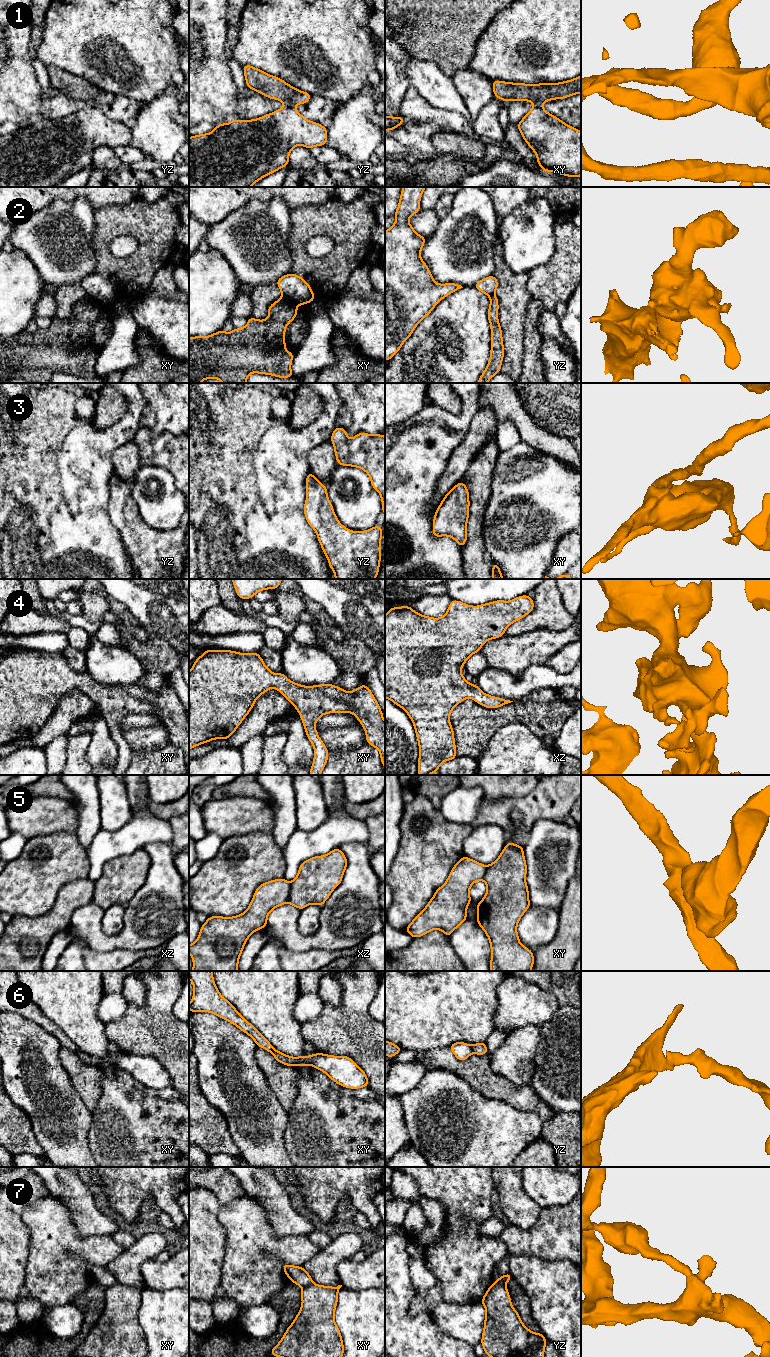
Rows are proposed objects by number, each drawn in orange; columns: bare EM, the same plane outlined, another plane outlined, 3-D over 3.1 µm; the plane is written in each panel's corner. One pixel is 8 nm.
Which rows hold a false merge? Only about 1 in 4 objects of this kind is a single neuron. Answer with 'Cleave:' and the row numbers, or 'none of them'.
Cleave: 1, 2, 5, 6, 7

